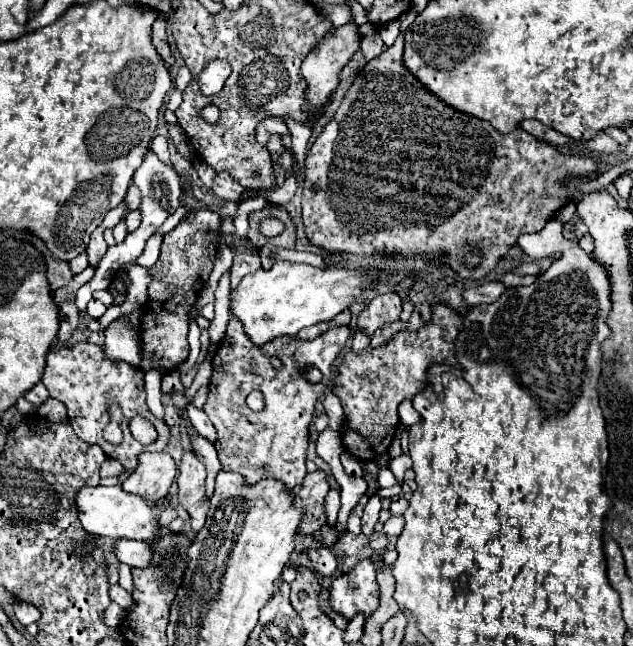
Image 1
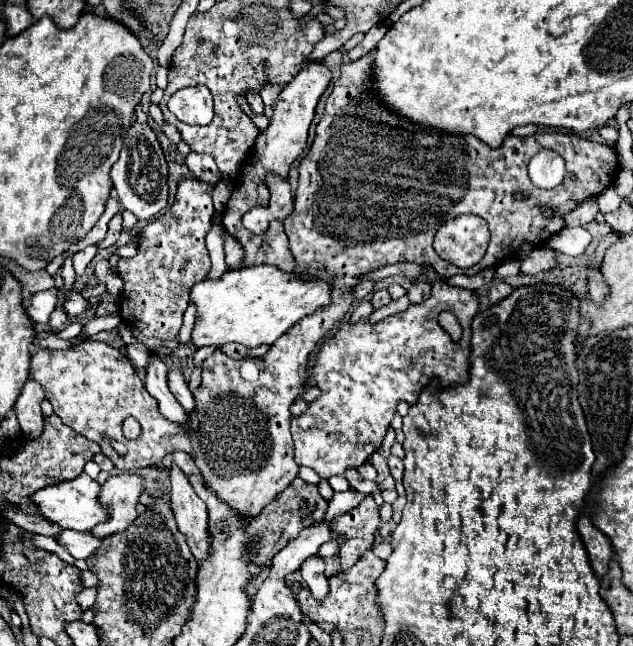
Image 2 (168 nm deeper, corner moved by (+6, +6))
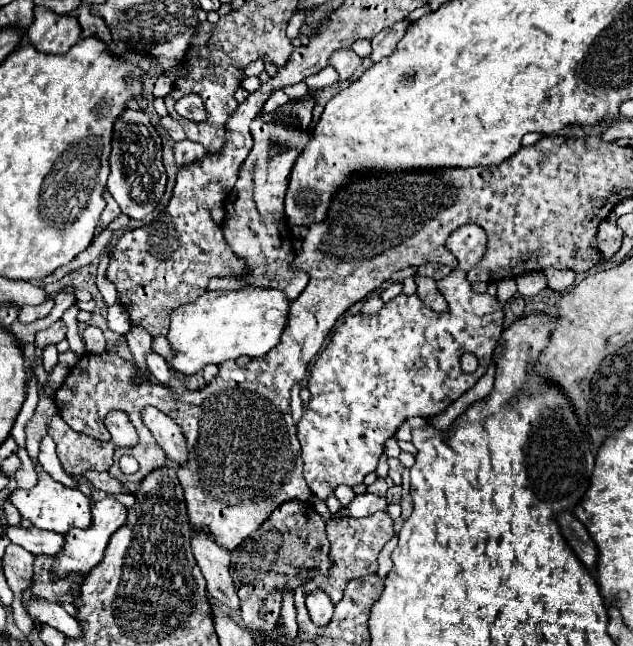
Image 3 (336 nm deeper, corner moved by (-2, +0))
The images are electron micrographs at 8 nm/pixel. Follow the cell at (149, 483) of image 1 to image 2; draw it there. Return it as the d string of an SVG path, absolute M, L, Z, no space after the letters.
M121 473L117 477L109 477L101 487L99 499L111 507L111 517L107 523L97 525L93 533L97 537L107 537L127 529L137 517L137 503L143 491L143 477L137 473Z

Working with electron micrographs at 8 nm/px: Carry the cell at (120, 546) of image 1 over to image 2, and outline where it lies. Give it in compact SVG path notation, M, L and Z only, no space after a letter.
M63 531L57 537L59 545L63 545L75 559L87 559L91 553L99 549L103 539L95 537L93 533L75 533L75 531Z

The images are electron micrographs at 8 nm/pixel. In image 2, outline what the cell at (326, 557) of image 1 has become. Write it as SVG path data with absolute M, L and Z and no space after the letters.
M313 555L309 557L303 565L301 565L301 575L303 581L307 583L307 587L311 589L315 599L323 599L329 593L329 583L325 577L325 561L321 555Z

